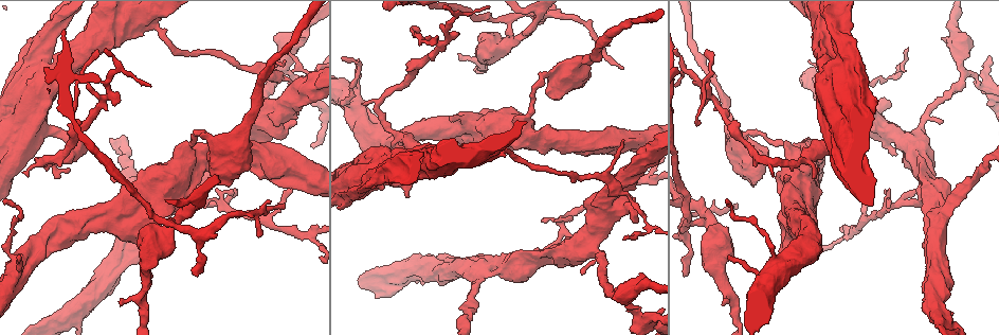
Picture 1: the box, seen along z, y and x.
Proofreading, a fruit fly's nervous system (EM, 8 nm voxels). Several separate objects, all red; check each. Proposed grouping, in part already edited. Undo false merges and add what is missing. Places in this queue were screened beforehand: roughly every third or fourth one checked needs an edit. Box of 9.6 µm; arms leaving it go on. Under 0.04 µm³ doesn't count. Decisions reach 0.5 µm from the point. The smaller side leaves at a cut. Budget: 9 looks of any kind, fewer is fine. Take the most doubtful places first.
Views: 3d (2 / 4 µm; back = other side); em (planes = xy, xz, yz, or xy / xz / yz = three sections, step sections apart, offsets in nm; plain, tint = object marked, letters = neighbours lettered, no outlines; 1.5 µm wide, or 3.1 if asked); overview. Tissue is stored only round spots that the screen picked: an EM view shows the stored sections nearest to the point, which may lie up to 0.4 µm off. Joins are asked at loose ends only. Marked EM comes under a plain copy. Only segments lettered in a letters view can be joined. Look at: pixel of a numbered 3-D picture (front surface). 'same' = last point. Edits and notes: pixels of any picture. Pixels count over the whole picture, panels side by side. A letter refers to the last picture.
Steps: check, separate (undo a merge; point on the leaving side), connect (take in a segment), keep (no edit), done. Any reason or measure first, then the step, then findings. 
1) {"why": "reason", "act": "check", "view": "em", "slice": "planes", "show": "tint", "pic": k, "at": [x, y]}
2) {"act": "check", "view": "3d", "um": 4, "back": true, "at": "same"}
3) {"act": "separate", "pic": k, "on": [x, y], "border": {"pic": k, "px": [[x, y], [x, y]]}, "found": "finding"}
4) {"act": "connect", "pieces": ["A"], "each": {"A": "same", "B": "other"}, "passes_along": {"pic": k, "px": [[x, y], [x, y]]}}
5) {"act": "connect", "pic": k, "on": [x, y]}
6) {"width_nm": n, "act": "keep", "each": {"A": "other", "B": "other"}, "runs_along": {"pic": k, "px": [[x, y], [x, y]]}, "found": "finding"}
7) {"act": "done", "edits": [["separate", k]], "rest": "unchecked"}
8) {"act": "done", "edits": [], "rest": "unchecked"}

{"why": "an open end", "act": "check", "view": "em", "slice": "xy", "step": 4, "show": "letters", "pic": 1, "at": [852, 27]}

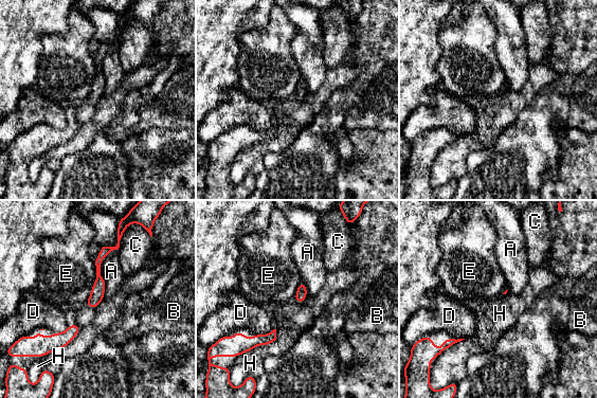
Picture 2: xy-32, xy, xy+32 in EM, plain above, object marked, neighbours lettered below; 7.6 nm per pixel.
{"act": "check", "view": "em", "slice": "planes", "show": "letters", "at": "same"}

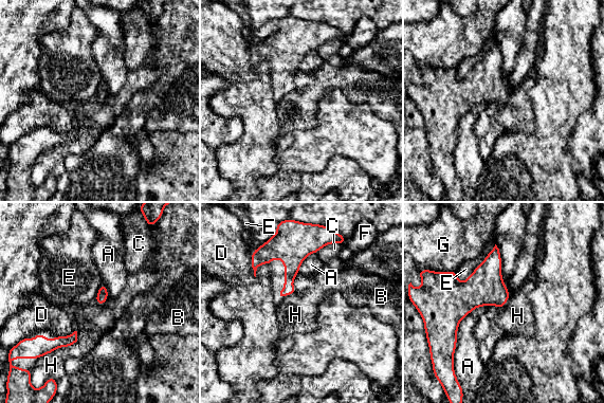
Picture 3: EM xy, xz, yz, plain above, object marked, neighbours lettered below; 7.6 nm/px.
{"act": "keep", "each": {"A": "other", "B": "other", "C": "other", "D": "other", "E": "other", "F": "other", "G": "other", "H": "other"}, "border": {"pic": 3, "px": [[108, 297], [103, 304], [95, 301]]}, "found": "no lettered segment goes on from it"}

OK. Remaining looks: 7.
{"why": "abrupt turn", "act": "check", "view": "em", "slice": "xy", "step": 4, "show": "letters", "pic": 1, "at": [201, 131]}

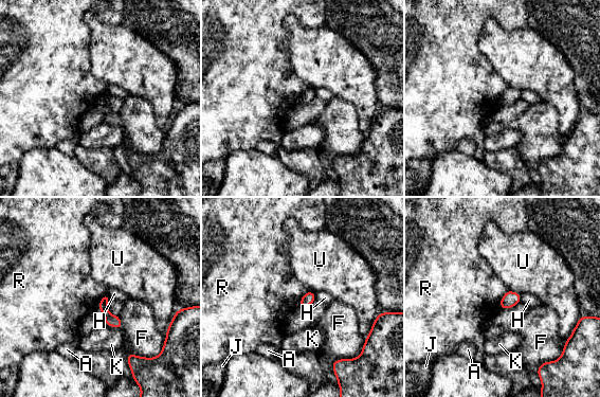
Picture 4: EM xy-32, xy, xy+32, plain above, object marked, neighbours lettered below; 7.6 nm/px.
{"act": "separate", "pic": 4, "on": [113, 321], "each": {"A": "other", "F": "other", "H": "other", "J": "other", "K": "other", "R": "other", "U": "other"}, "border": {"pic": 4, "px": [[100, 304], [106, 305]]}, "found": "a second cell is stuck on"}

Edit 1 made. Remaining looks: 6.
{"why": "redraw", "act": "check", "view": "overview"}

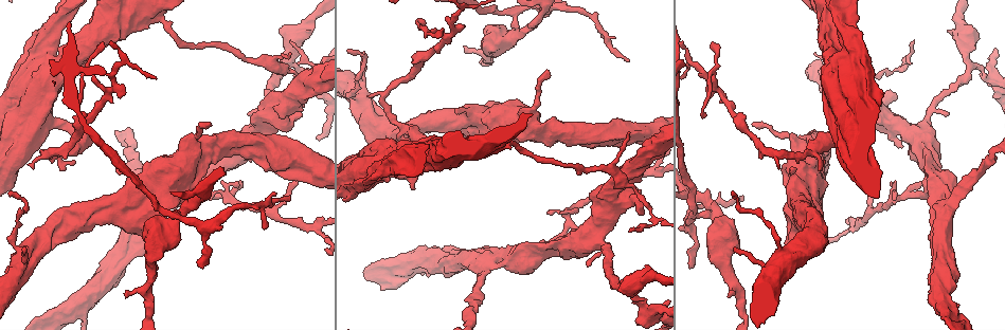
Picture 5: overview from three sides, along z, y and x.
{"why": "sudden change in width", "act": "check", "view": "em", "slice": "planes", "show": "tint", "pic": 5, "at": [604, 246]}

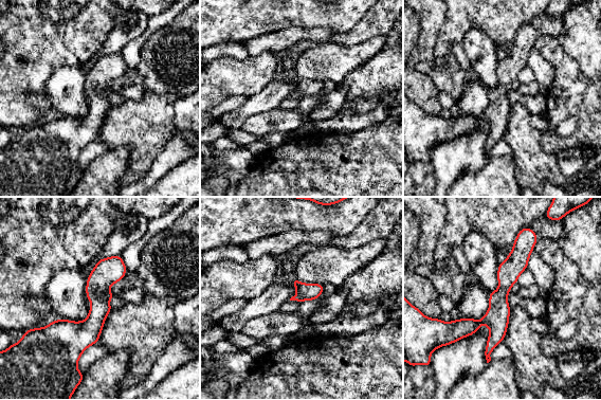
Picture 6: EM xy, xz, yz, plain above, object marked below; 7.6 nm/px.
{"why": "what lies round it", "act": "check", "view": "em", "slice": "planes", "show": "letters", "at": "same"}

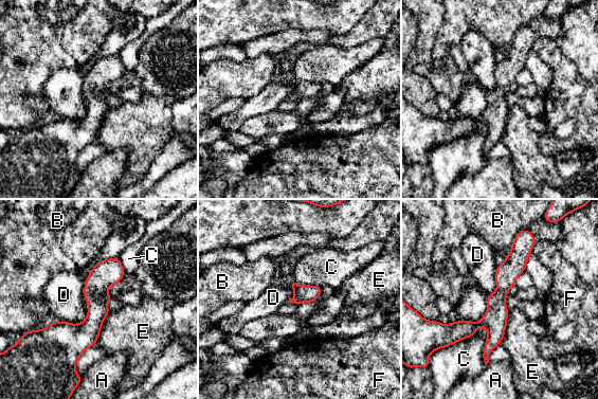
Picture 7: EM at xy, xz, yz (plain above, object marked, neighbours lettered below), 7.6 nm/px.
{"act": "keep", "each": {"A": "other", "B": "other", "C": "other", "D": "other", "E": "other", "F": "other"}, "border": {"pic": 7, "px": [[88, 309], [79, 323], [55, 322]]}, "found": "continuous, no second cell"}

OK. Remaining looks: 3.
{"why": "thin neck", "act": "check", "view": "em", "slice": "planes", "show": "letters", "pic": 5, "at": [470, 316]}

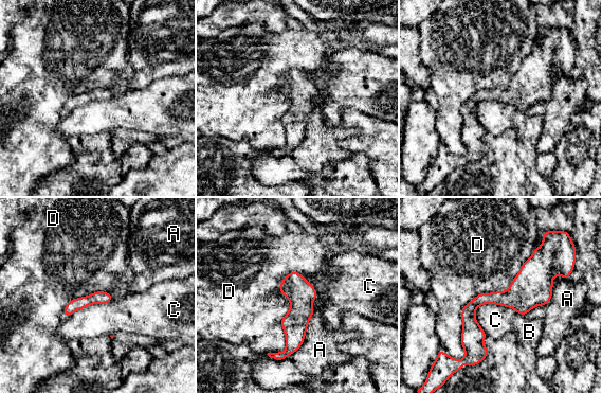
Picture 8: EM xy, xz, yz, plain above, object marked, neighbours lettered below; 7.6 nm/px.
{"act": "keep", "each": {"A": "other", "B": "other", "C": "other", "D": "other"}, "border": {"pic": 8, "px": [[517, 313], [481, 304], [474, 317]]}, "found": "continuous, no second cell"}

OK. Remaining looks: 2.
{"act": "done", "edits": [["separate", 4]], "rest": "unchecked"}

